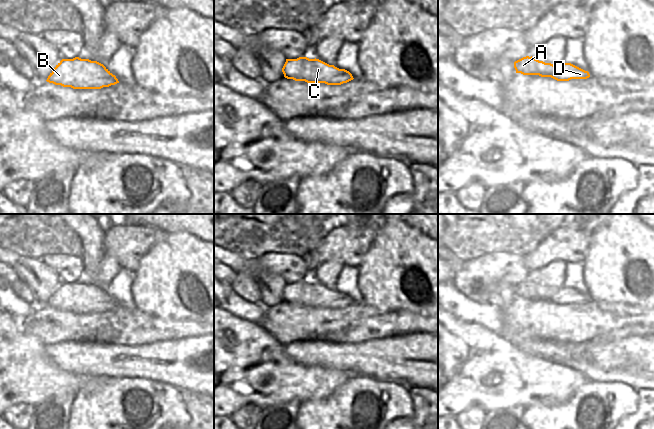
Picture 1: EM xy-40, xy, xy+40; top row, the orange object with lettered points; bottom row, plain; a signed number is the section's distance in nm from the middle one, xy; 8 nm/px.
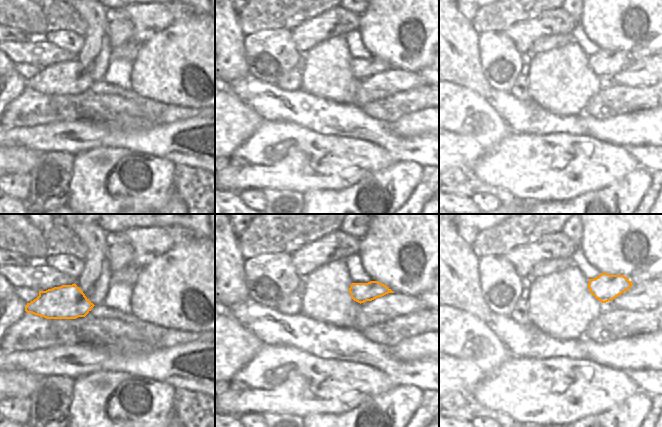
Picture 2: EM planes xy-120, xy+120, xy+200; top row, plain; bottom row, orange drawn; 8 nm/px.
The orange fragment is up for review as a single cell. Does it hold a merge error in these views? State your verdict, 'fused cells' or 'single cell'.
single cell

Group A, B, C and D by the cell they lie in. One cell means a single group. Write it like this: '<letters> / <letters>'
A B C D

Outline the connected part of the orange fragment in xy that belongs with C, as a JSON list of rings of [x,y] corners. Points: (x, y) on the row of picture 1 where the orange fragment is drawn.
[[[307,57],[286,59],[282,72],[287,79],[327,85],[341,85],[354,79],[352,74],[345,69]]]

